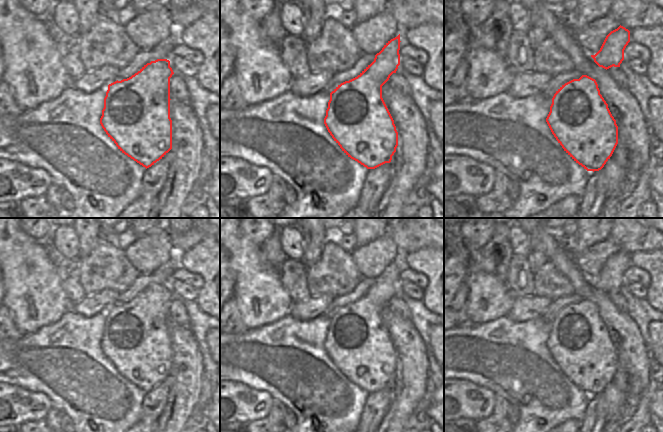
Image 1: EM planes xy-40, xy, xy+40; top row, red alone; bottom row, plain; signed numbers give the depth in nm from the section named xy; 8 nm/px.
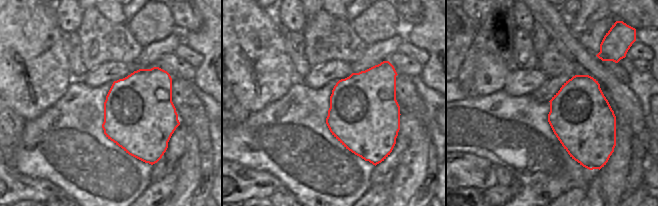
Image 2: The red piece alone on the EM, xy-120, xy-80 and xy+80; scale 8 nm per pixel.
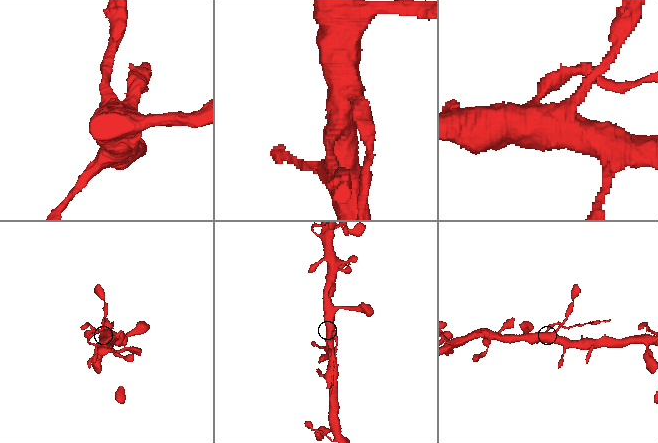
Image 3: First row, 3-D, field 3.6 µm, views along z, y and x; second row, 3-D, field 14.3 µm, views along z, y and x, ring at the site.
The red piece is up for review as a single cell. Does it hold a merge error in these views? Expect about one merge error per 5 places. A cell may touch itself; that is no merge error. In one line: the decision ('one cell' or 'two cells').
two cells

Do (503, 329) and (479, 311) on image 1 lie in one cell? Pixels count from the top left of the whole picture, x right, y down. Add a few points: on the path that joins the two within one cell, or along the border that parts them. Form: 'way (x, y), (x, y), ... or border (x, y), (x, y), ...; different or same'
border (505, 316), (472, 325); different

